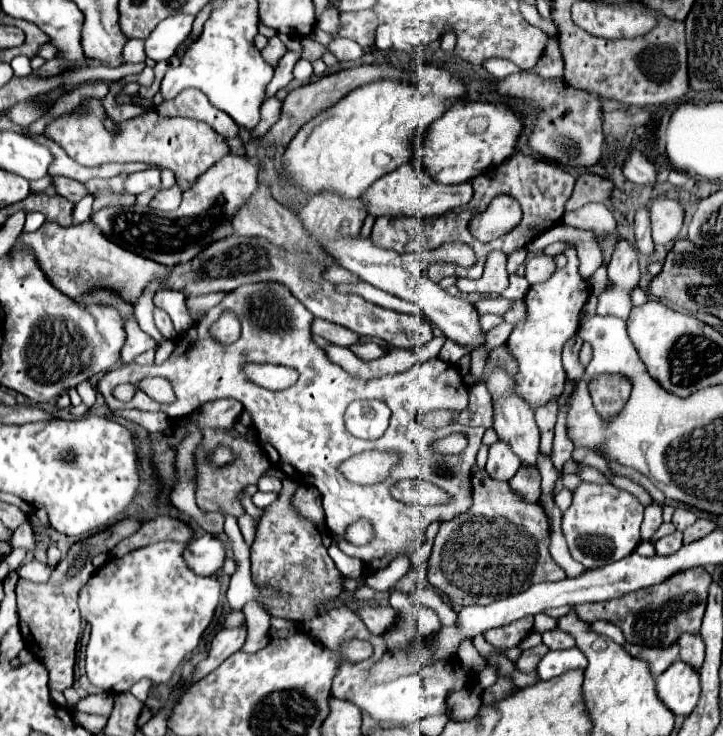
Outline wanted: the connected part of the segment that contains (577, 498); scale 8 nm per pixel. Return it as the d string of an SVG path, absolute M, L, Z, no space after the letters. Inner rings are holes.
M581 482L581 486L573 492L573 504L563 514L561 522L561 530L571 556L587 570L629 556L641 542L639 526L643 522L643 508L645 506L627 490L619 490L611 484L601 486Z

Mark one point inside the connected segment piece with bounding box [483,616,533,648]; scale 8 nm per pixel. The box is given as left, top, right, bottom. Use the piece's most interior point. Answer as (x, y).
(505, 636)

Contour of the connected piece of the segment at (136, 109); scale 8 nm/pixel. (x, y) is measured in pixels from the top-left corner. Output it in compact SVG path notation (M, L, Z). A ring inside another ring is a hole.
M139 74L126 76L119 82L112 83L109 87L108 95L103 100L103 106L107 115L118 123L131 119L135 116L139 116L147 111L144 107L140 105L133 106L133 108L122 108L116 101L116 96L119 93L119 91L127 83L135 82L135 80L133 80L135 76L139 76Z

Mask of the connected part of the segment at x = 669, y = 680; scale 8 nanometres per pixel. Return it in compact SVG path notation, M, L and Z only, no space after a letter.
M683 660L673 662L661 676L657 676L657 692L673 714L691 714L701 696L699 670Z

